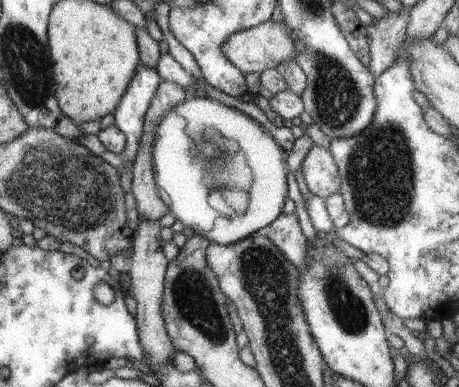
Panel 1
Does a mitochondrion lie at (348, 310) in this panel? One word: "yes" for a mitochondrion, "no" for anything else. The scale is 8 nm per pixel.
yes

